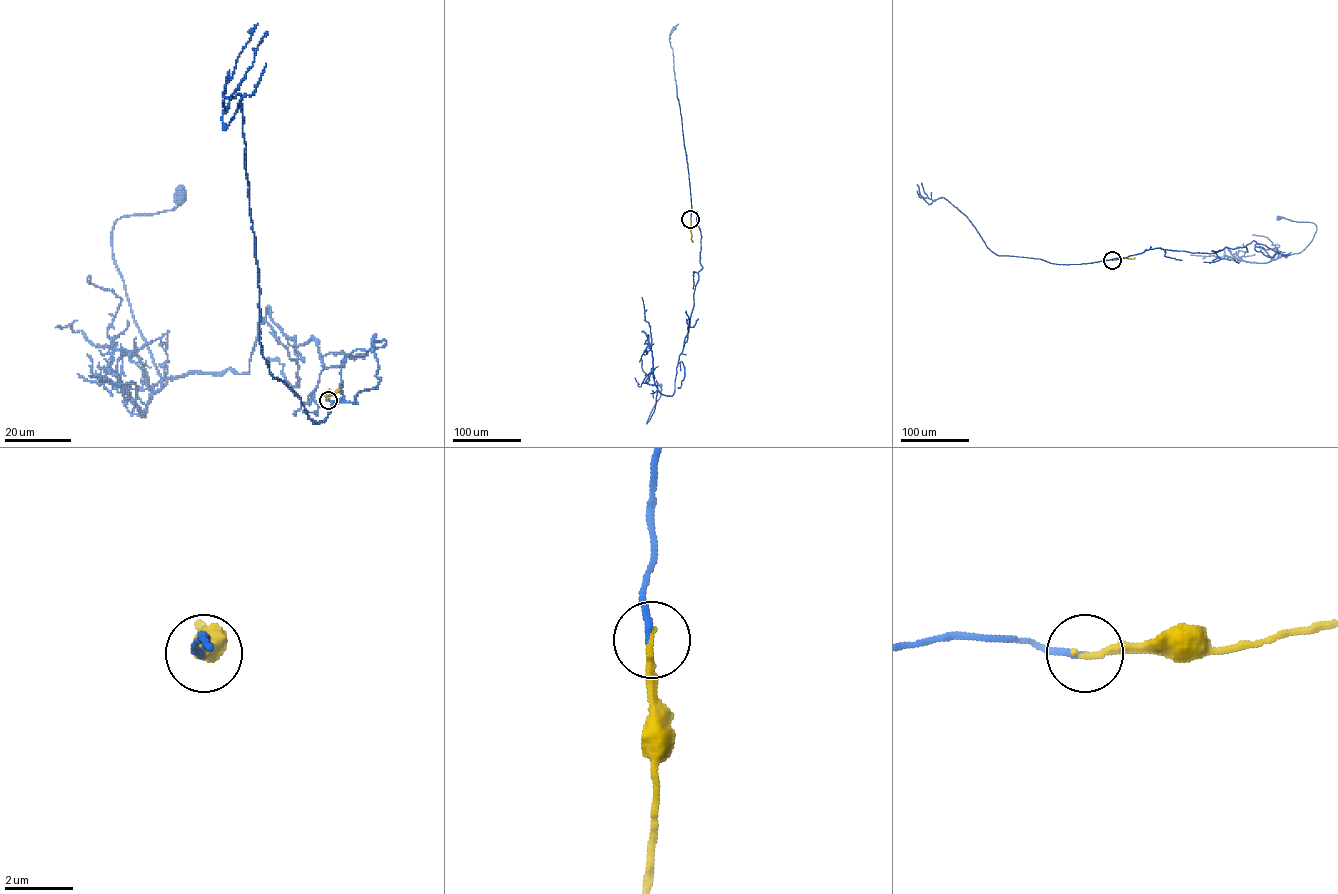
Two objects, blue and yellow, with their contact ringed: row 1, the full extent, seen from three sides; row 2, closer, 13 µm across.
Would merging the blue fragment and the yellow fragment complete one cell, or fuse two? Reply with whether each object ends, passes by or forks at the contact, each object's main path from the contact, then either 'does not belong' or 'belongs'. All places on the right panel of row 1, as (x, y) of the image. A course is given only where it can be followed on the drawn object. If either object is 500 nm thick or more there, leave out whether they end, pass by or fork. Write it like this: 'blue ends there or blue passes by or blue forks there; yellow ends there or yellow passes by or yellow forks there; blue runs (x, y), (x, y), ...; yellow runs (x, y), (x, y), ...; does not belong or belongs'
blue ends there; yellow ends there; blue runs (1112, 260), (1103, 260), (1159, 247), (1215, 253), (1253, 240), (1283, 255), (1302, 251), (1316, 225), (1278, 218); yellow runs (1112, 260), (1134, 257); belongs

